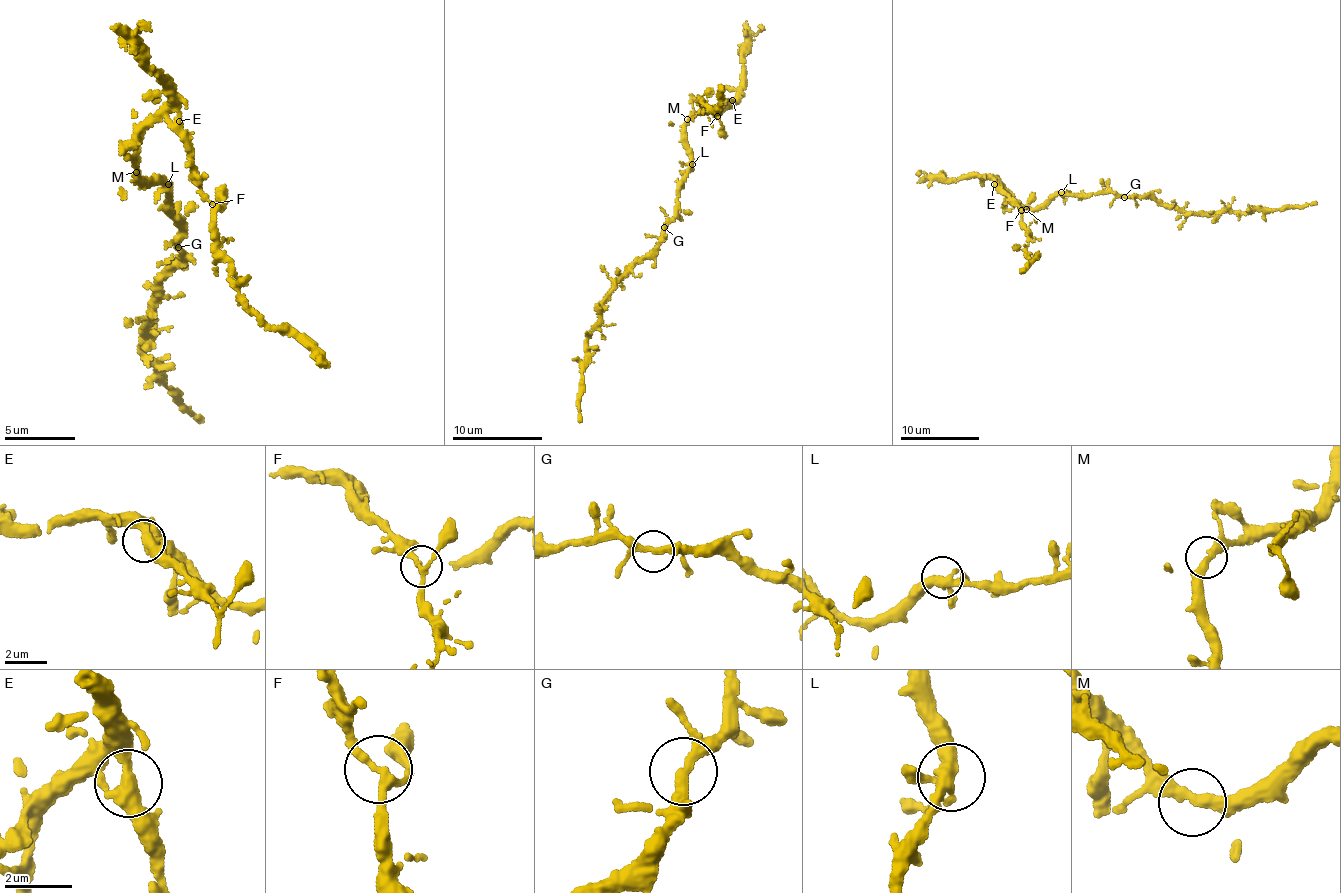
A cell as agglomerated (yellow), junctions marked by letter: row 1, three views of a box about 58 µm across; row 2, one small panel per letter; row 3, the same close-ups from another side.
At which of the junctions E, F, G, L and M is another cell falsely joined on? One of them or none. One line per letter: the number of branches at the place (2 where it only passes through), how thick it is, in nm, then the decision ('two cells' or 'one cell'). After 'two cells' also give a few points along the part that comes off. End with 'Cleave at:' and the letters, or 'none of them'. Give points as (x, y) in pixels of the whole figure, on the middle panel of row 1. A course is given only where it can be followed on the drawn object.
E: 2 | 420 nm | one cell
F: 3 | 240 nm | one cell
G: 3 | 240 nm | one cell
L: 4 | 320 nm | one cell
M: 2 | 320 nm | one cell
Cleave at: none of them

